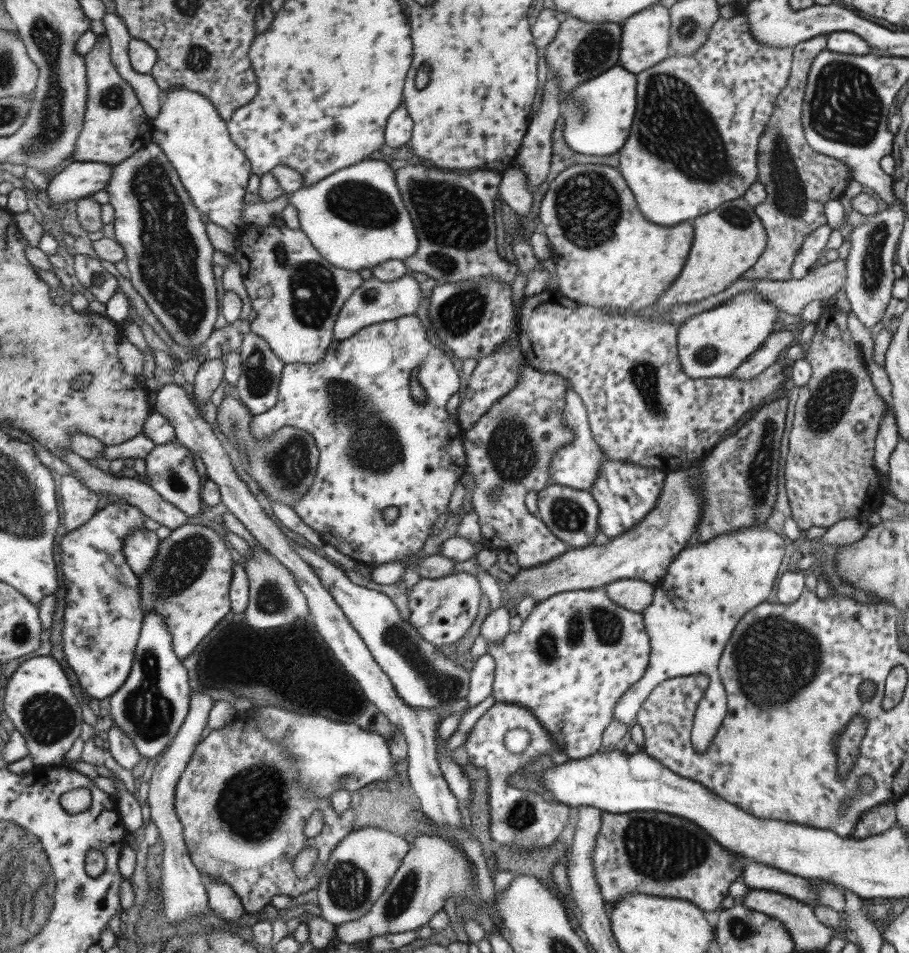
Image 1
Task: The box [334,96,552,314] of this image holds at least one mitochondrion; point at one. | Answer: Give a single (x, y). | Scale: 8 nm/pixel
(453, 220)

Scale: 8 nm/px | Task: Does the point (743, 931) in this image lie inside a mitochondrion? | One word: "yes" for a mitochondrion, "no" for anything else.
yes

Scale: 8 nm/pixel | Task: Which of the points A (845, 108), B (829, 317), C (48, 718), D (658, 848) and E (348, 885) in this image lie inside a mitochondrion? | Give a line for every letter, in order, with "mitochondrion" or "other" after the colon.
A: mitochondrion
B: other
C: mitochondrion
D: mitochondrion
E: mitochondrion

